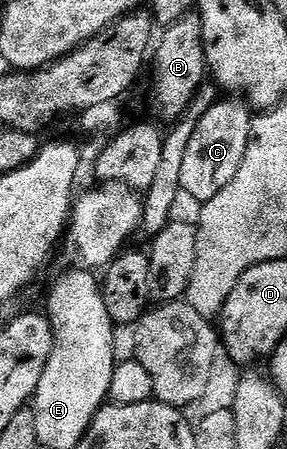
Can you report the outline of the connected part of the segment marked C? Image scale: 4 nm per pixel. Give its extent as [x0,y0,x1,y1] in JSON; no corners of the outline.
[180,96,251,204]

